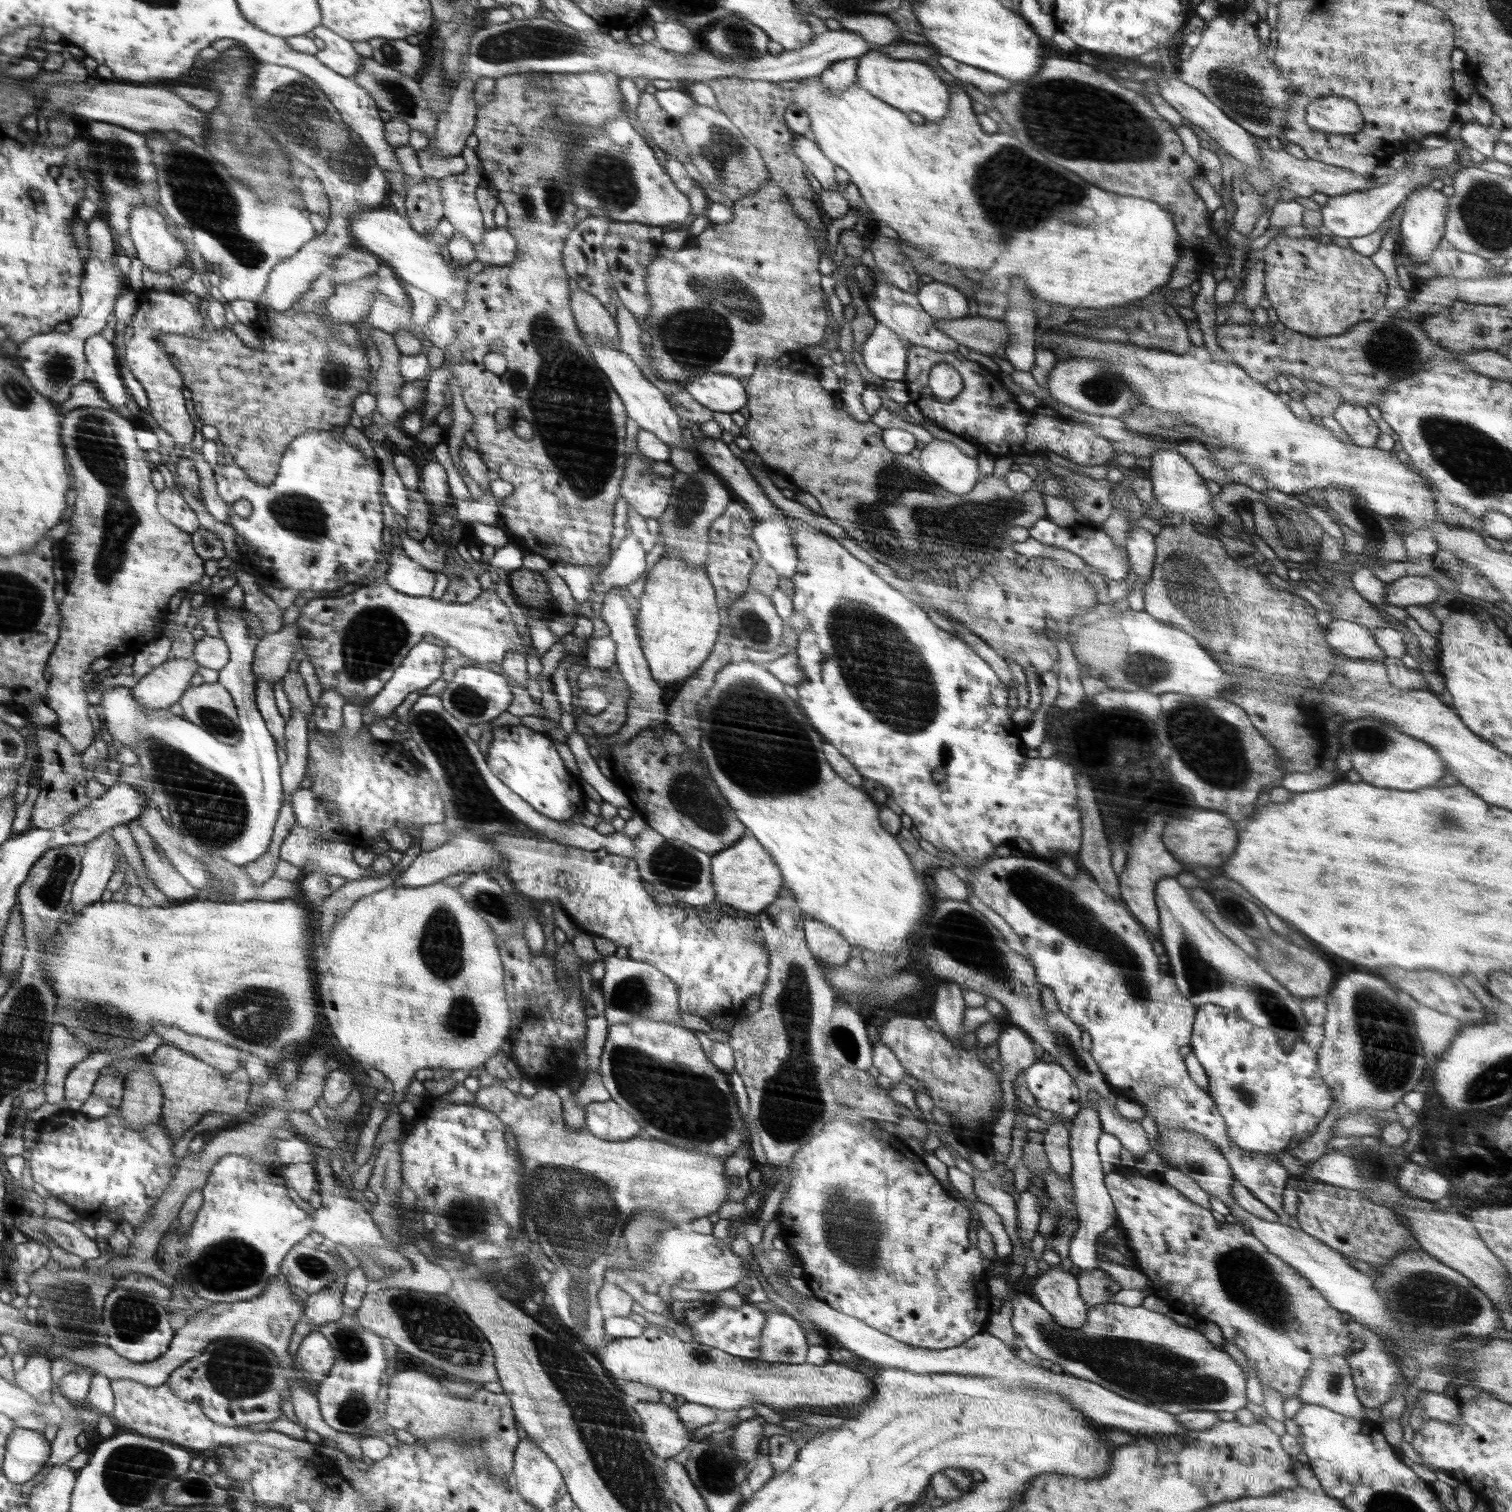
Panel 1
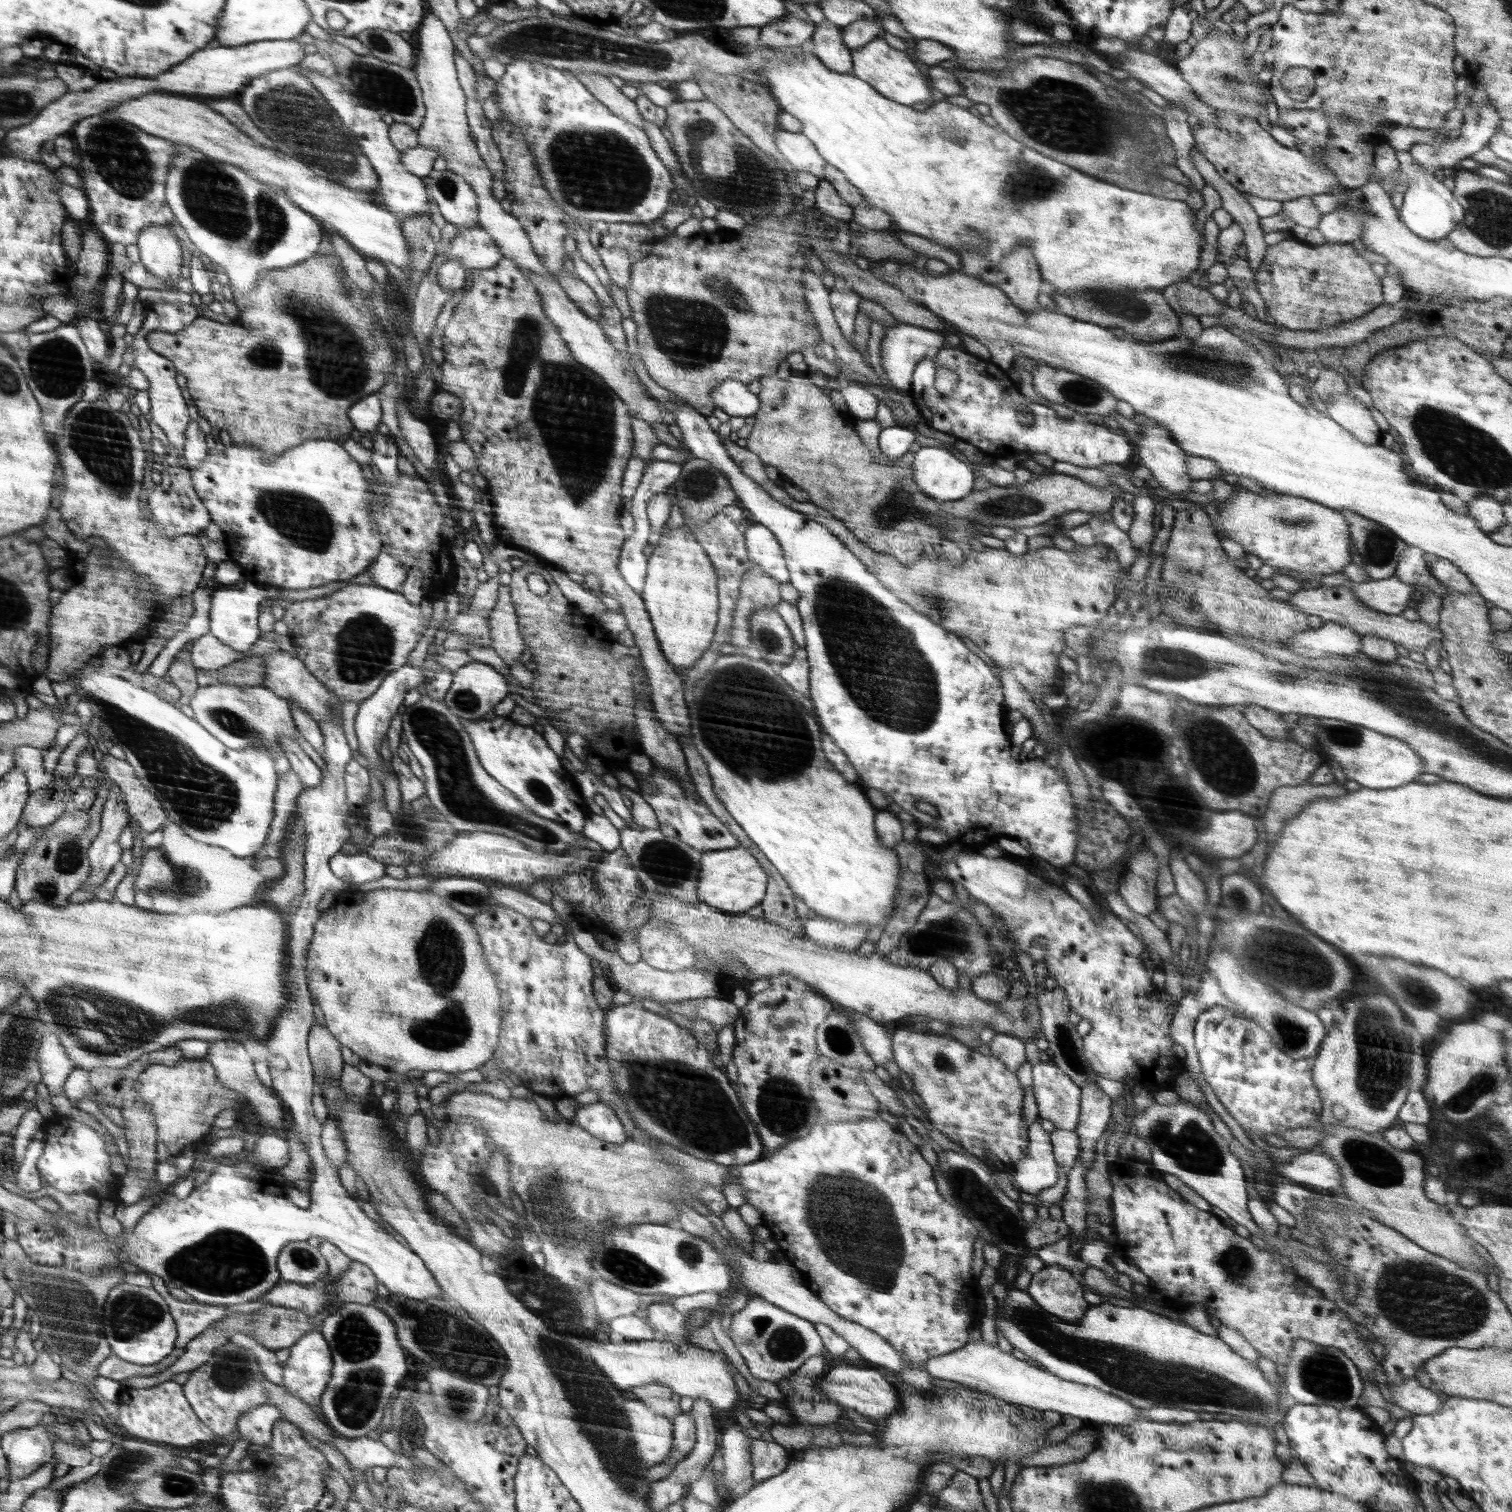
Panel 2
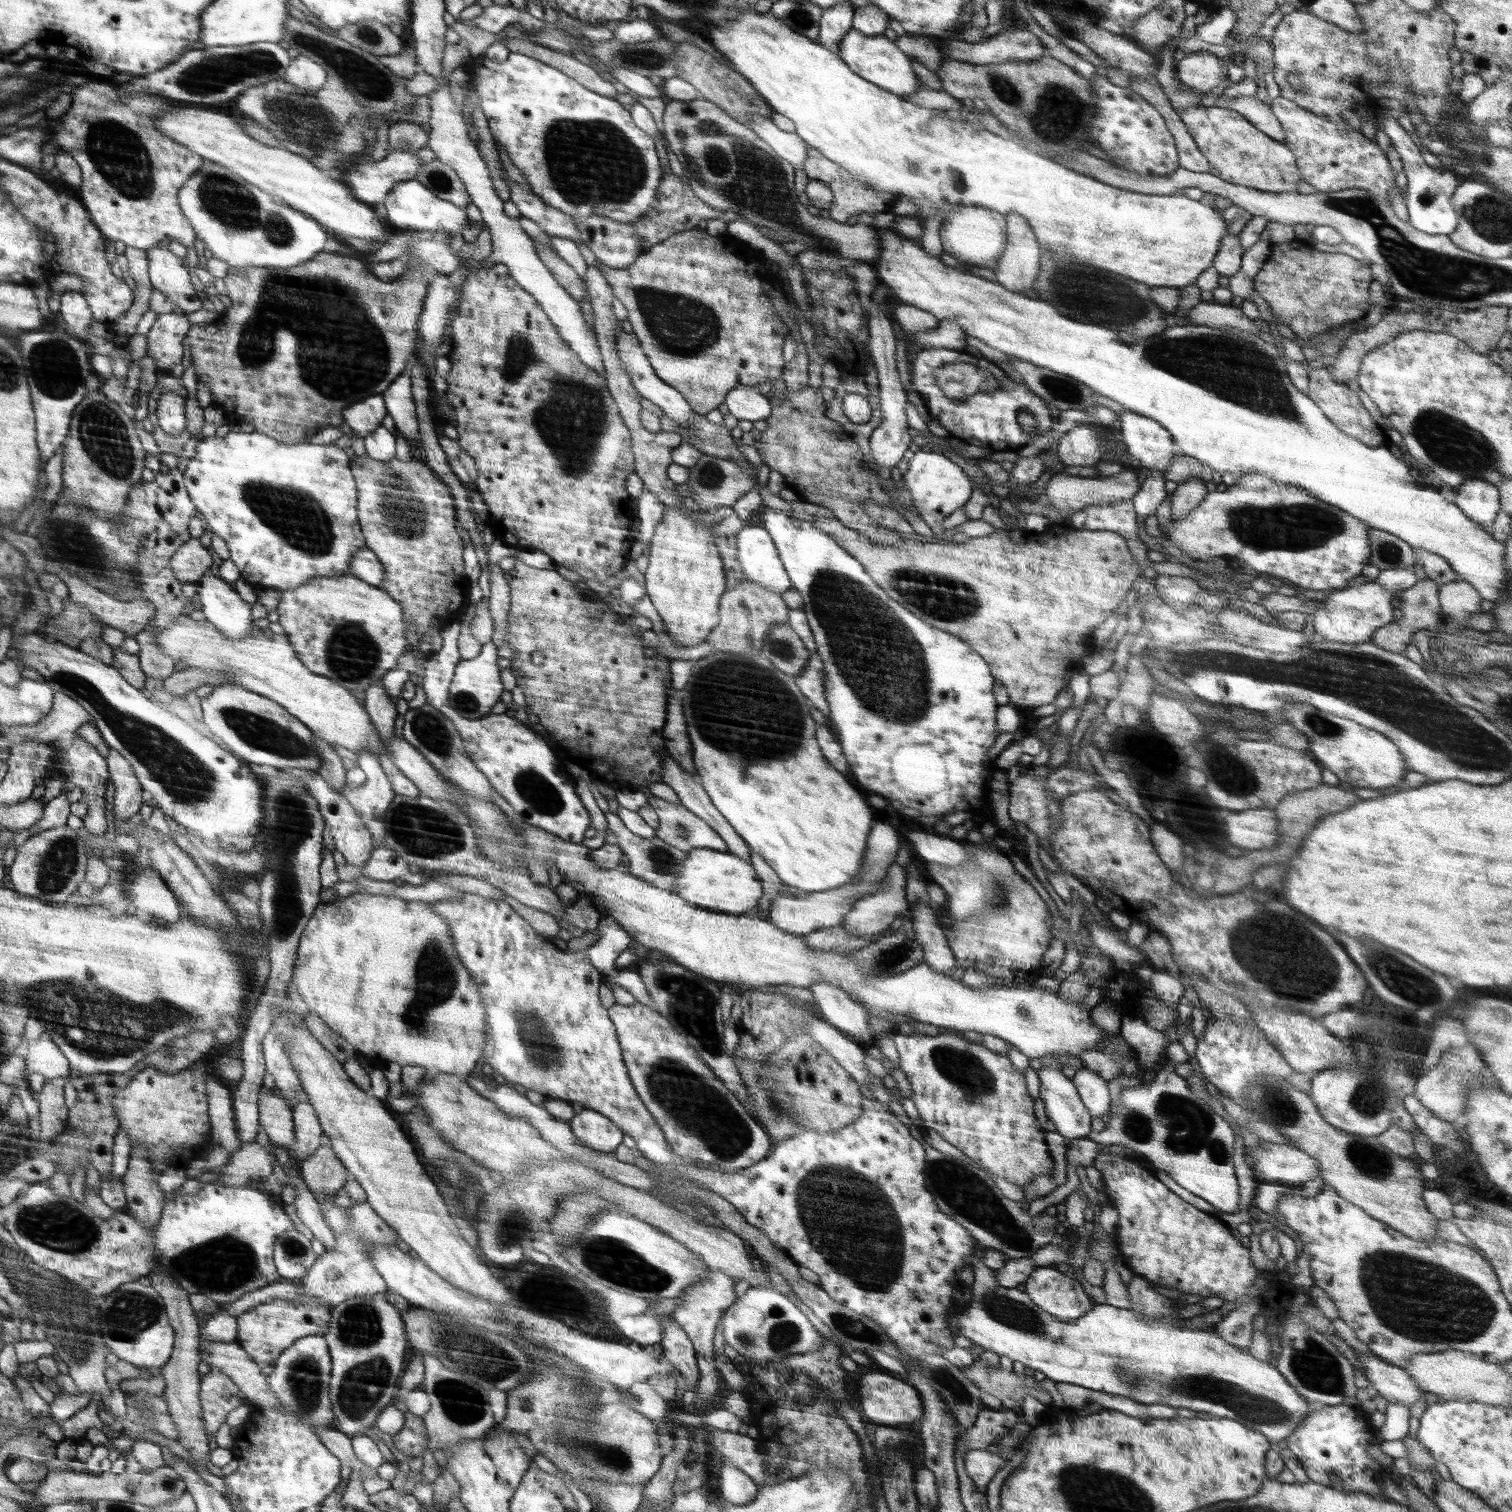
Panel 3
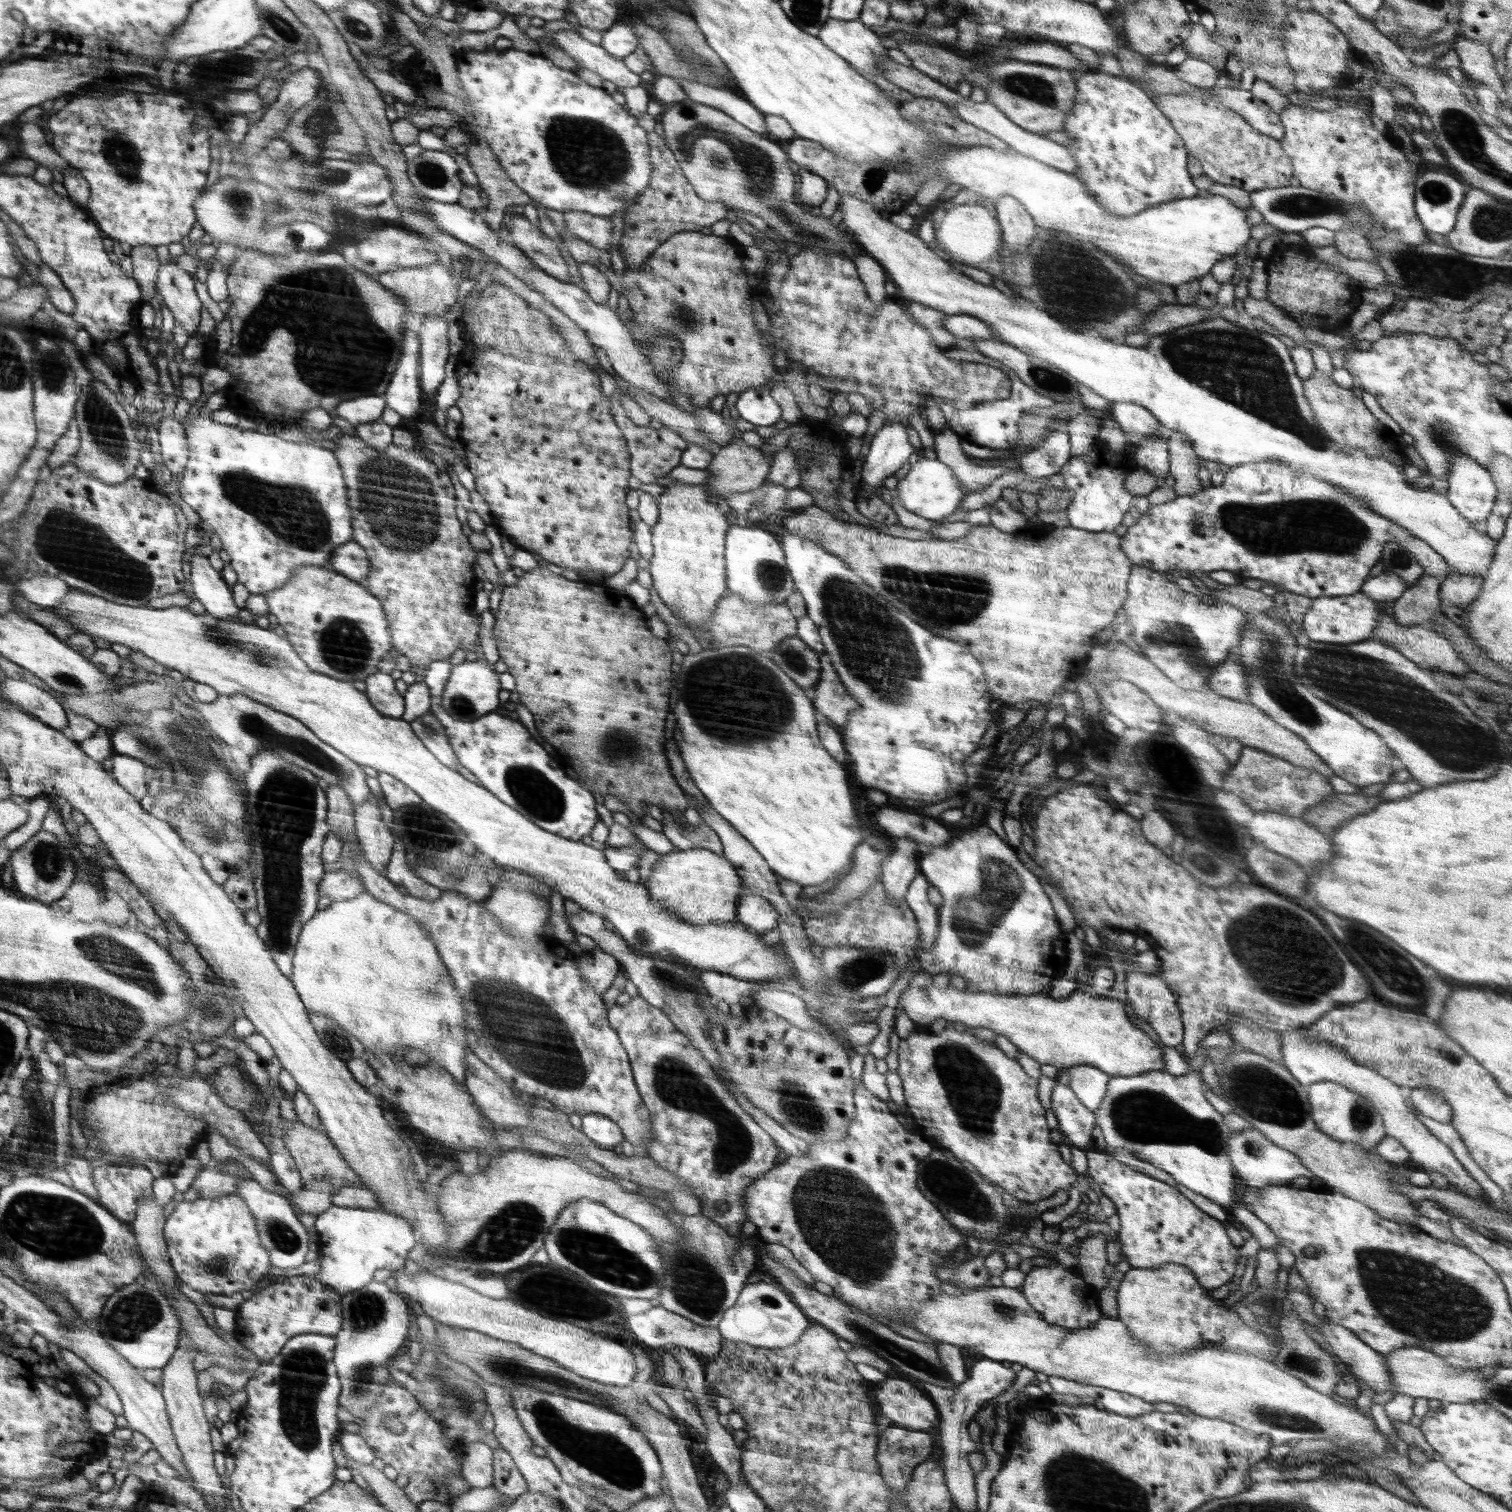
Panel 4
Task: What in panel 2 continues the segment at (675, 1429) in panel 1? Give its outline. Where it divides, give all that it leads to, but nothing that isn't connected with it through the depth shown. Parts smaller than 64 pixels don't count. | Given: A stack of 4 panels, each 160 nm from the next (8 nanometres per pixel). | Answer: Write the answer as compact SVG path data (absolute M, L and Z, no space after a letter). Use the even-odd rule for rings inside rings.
M642 1400L626 1402L626 1418L630 1420L630 1438L636 1457L650 1469L669 1458L673 1451L673 1424L656 1413Z

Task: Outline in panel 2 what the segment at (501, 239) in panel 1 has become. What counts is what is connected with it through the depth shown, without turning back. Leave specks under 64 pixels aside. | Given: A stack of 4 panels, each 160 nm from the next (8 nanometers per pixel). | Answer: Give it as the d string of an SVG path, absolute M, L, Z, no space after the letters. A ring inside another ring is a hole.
M481 226L471 229L461 229L454 239L443 242L443 246L444 248L440 249L439 252L444 252L449 260L459 260L464 268L492 268L504 257L496 241Z

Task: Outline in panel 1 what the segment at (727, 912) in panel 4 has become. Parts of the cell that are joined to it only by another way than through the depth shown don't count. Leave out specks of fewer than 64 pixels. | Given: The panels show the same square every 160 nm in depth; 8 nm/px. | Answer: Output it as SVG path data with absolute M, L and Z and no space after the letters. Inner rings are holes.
M749 831L734 846L717 854L714 853L710 869L712 869L716 903L729 905L738 911L745 911L752 915L762 913L762 910L770 907L772 902L776 902L780 896L780 889L785 887L778 865Z

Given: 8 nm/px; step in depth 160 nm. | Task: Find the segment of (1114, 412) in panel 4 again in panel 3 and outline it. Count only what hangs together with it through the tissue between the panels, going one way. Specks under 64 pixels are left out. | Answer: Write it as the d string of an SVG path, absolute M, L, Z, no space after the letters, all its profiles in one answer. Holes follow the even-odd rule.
M1136 413L1119 414L1122 443L1133 458L1140 460L1140 467L1164 472L1179 453L1174 439L1156 420Z

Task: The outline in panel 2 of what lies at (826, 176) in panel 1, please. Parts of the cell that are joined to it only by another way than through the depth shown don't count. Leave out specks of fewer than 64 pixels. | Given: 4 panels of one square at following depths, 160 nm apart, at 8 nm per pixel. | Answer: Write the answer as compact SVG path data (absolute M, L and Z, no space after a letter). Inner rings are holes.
M778 129L773 137L782 157L792 167L797 171L811 172L817 177L823 178L823 170L827 163L803 132L788 132Z

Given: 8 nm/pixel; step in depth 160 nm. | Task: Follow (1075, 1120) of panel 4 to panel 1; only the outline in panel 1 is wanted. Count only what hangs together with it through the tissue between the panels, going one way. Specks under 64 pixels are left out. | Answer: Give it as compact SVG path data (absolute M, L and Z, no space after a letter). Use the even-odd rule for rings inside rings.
M1037 1060L1023 1070L1021 1076L1025 1078L1038 1107L1057 1112L1066 1121L1073 1121L1082 1107L1080 1095L1075 1081L1062 1065Z

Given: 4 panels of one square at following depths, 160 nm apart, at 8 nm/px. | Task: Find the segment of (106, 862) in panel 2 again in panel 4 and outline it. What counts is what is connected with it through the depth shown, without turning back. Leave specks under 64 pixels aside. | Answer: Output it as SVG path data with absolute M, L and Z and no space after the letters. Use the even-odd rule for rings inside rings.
M115 753L112 756L112 762L112 774L128 792L132 793L139 801L148 794L144 777L146 776L147 764L144 761Z

